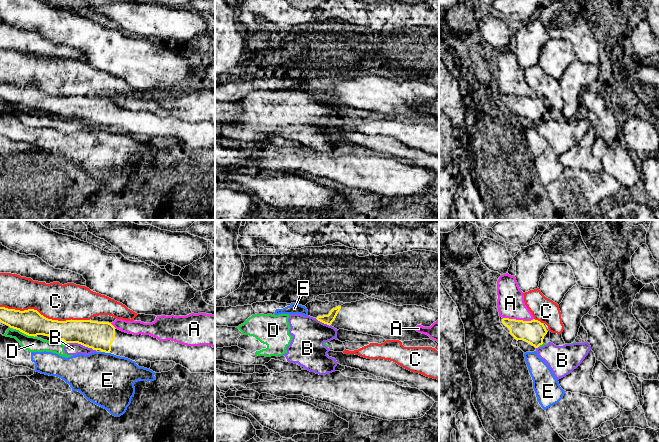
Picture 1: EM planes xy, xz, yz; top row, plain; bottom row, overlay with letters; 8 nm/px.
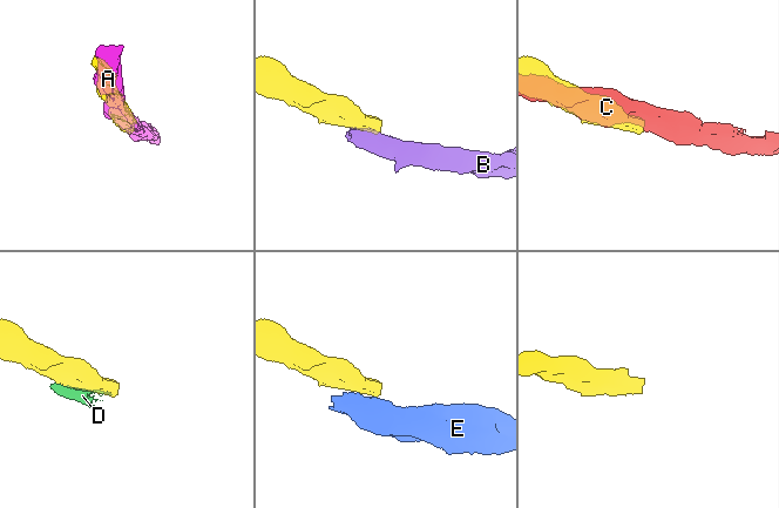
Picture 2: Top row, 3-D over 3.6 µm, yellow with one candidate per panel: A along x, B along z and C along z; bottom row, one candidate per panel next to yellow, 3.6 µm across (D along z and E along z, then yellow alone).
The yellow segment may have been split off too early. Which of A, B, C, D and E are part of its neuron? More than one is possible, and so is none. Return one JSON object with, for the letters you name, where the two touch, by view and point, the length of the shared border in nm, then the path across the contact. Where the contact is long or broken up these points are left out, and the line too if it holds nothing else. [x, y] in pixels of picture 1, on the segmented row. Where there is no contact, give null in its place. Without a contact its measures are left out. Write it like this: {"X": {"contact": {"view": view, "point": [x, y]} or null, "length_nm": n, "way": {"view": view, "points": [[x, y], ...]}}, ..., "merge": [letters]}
{"merge": []}

